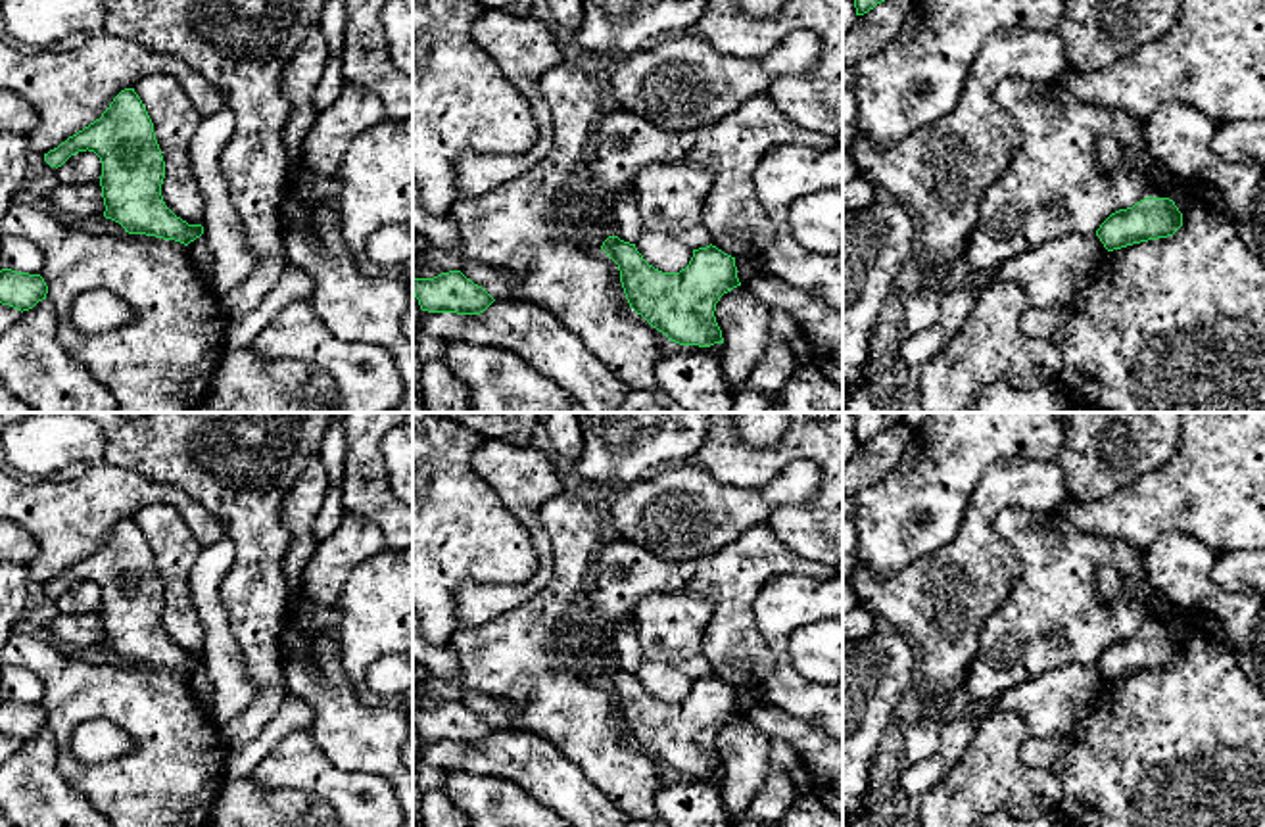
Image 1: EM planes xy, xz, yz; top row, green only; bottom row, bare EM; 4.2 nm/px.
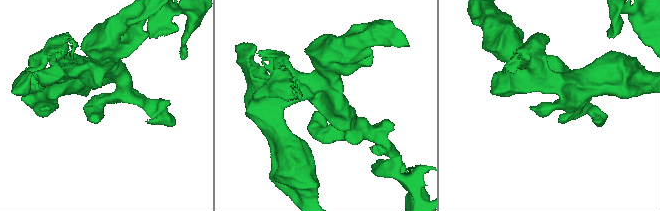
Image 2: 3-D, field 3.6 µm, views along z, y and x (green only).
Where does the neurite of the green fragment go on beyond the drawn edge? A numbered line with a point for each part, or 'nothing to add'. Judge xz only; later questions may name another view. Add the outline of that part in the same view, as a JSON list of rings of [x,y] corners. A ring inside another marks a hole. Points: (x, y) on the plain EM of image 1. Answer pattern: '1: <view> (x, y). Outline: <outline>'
1: xz (628, 651). Outline: [[[633,616],[624,618],[616,635],[616,666],[624,672],[635,673],[645,662],[641,656],[641,645],[637,641],[637,629]]]

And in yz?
1: yz (1054, 701). Outline: [[[1069,664],[1012,689],[979,714],[969,708],[966,716],[956,716],[943,727],[929,760],[908,764],[900,773],[900,785],[906,794],[921,796],[943,781],[971,746],[981,718],[1017,712],[1031,739],[1046,739],[1073,727],[1106,687],[1108,679],[1096,664]]]

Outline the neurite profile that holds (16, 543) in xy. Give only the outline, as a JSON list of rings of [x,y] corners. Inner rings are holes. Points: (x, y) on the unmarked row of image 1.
[[[0,518],[0,564],[27,566],[36,556],[36,541],[13,520]]]

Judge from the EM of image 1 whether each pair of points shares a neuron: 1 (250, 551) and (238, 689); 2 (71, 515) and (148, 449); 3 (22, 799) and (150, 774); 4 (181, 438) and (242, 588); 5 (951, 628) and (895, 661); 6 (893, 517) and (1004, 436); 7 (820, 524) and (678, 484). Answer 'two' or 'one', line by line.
1: two
2: two
3: two
4: one
5: two
6: one
7: two

